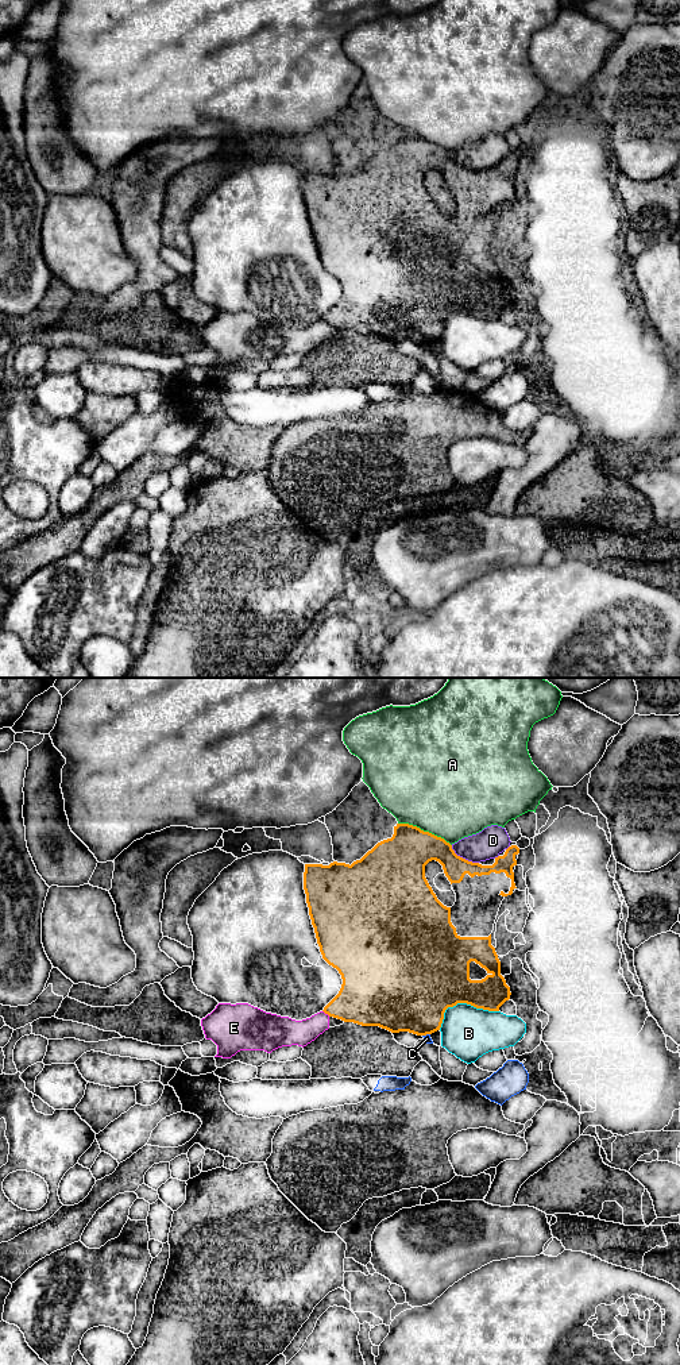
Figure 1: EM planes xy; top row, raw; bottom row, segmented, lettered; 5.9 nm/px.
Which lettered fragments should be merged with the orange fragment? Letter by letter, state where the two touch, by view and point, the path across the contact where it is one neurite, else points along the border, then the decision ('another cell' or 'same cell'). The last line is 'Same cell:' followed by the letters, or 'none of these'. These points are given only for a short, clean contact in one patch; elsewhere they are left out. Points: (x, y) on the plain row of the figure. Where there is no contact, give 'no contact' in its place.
A: xy (425, 141) | another cell
B: xy (462, 311) | another cell
C: xy (425, 343) | another cell
D: xy (462, 166) | another cell
E: xy (327, 322) | along xy (323, 319), (329, 324) | another cell
Same cell: none of these

